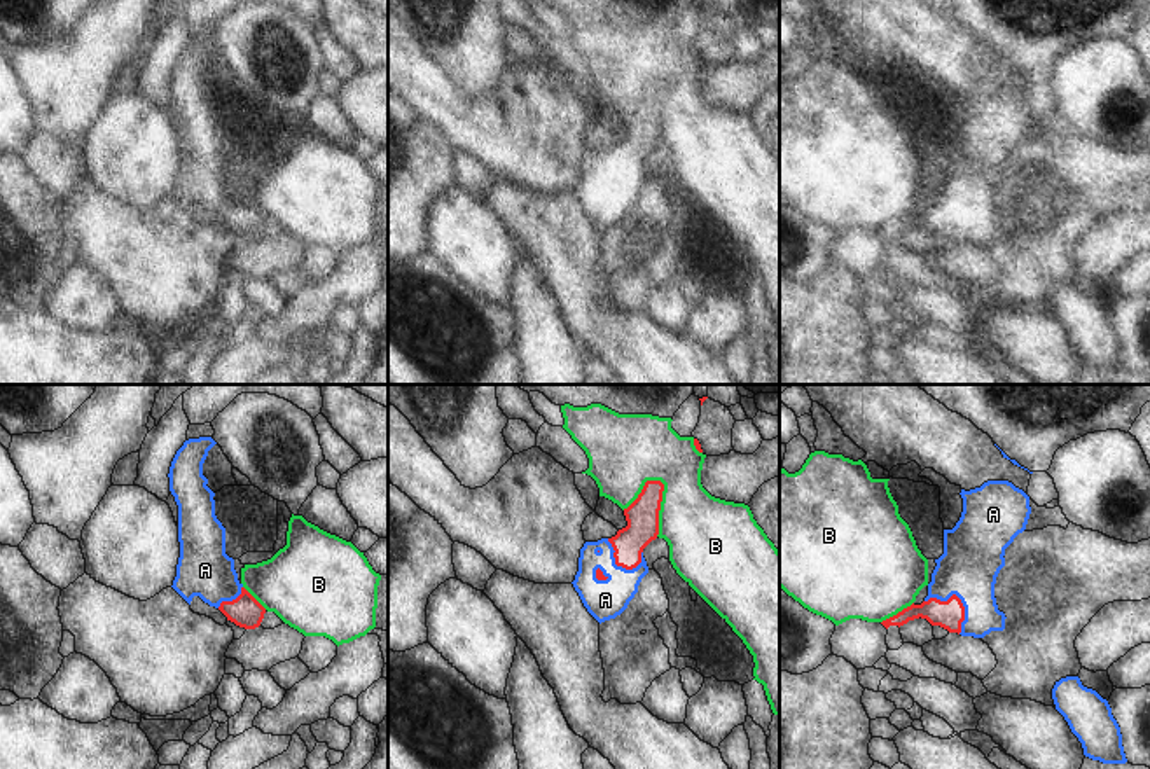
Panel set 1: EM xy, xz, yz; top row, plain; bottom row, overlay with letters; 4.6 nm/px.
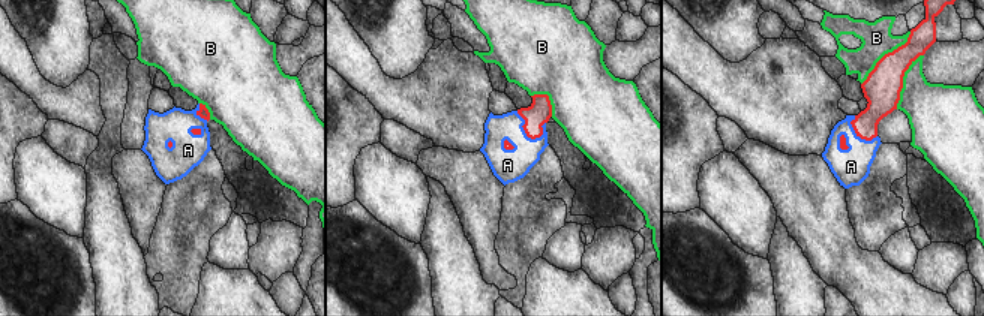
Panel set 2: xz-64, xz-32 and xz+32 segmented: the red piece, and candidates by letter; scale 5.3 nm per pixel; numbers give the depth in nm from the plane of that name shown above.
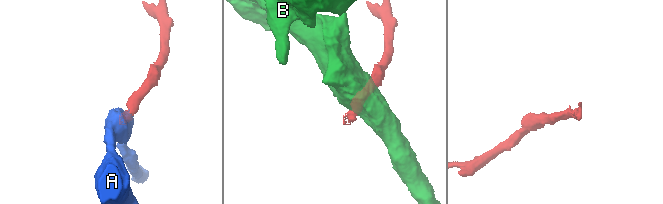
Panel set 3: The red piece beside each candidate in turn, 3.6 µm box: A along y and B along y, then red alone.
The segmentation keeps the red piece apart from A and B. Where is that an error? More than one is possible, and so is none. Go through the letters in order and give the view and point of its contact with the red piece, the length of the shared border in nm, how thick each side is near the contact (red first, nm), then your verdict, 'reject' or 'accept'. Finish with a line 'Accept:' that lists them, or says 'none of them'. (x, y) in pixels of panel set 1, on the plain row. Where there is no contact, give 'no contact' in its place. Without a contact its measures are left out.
A: meets red in yz at (958, 207); contact 220 nm long; 130 nm thick on the red side, 280 nm on the other; accept
B: meets red in xz at (661, 109); contact 260 nm long; 150 nm thick on the red side, 340 nm on the other; reject
Accept: A

